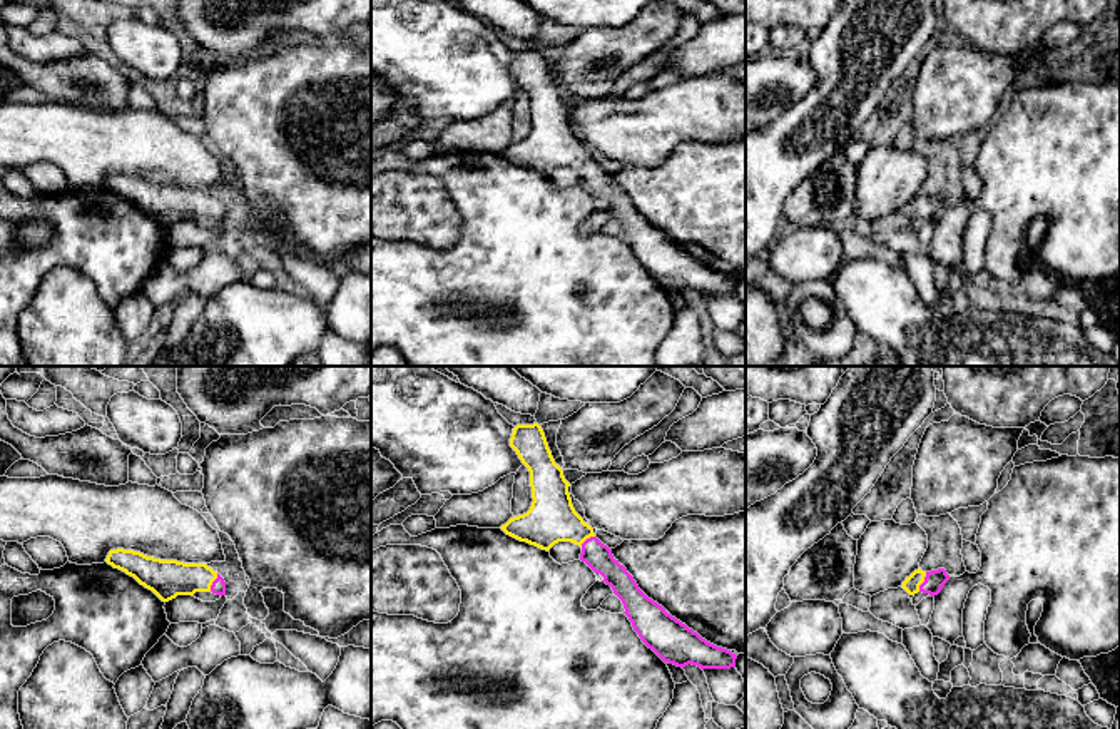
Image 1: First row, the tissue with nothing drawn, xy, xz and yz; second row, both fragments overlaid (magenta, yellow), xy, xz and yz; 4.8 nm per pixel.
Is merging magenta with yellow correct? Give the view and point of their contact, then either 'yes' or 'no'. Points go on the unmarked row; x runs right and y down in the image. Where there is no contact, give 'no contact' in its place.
yz (923, 208) | yes

